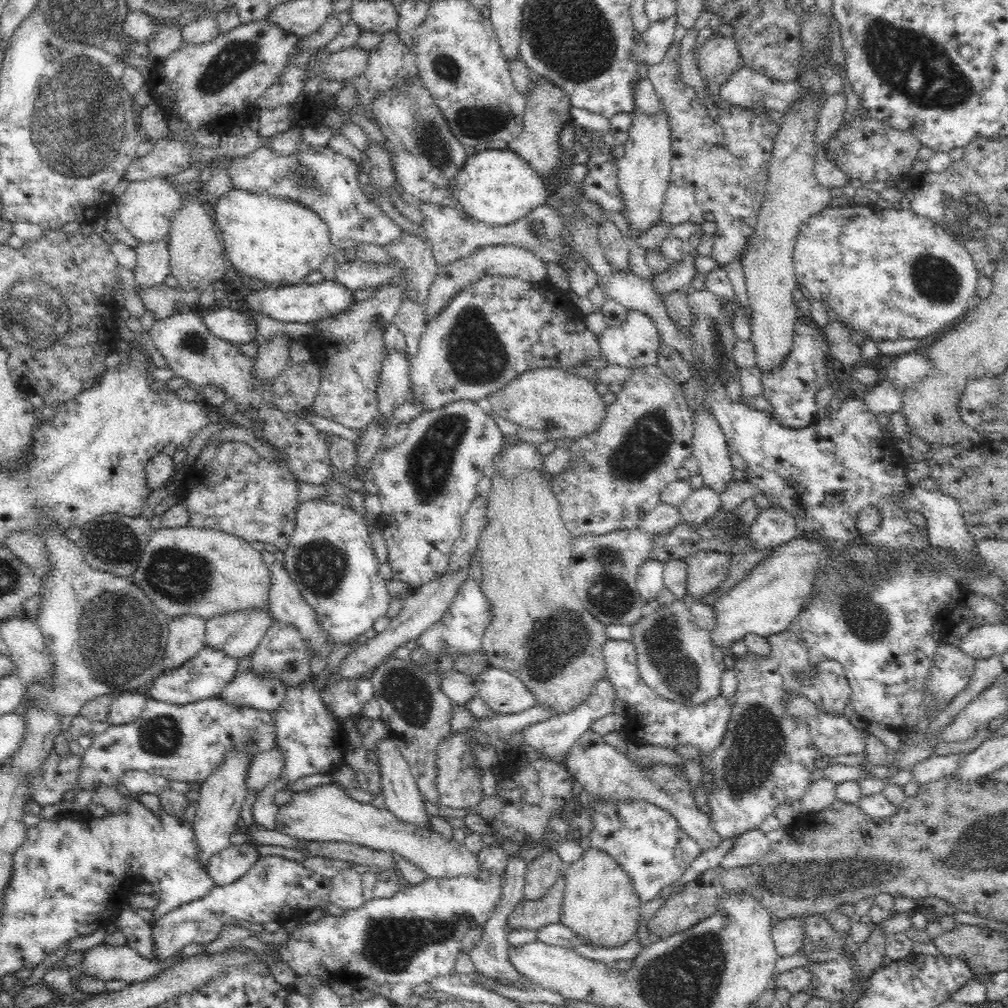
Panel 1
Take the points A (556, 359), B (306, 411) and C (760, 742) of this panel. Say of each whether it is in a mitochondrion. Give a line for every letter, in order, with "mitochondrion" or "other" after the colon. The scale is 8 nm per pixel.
A: other
B: other
C: mitochondrion

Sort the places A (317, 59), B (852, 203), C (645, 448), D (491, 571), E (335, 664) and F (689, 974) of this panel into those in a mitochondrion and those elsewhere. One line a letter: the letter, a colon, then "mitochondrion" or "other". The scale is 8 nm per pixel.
A: other
B: other
C: mitochondrion
D: other
E: other
F: mitochondrion

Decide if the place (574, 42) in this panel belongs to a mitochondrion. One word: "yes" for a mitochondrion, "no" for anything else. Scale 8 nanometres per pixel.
yes

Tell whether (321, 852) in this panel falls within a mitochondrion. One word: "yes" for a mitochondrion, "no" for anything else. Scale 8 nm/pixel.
no

